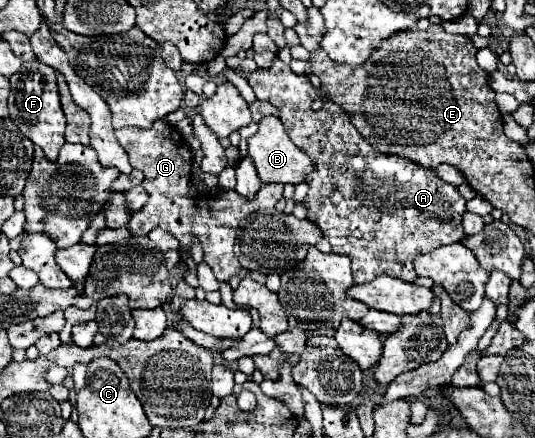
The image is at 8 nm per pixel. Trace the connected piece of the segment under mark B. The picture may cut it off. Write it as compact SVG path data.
M263 117L259 121L259 131L247 141L249 143L249 155L255 161L259 179L263 183L303 183L305 177L313 171L313 163L311 159L297 147L291 143L285 127L281 125L279 117Z

